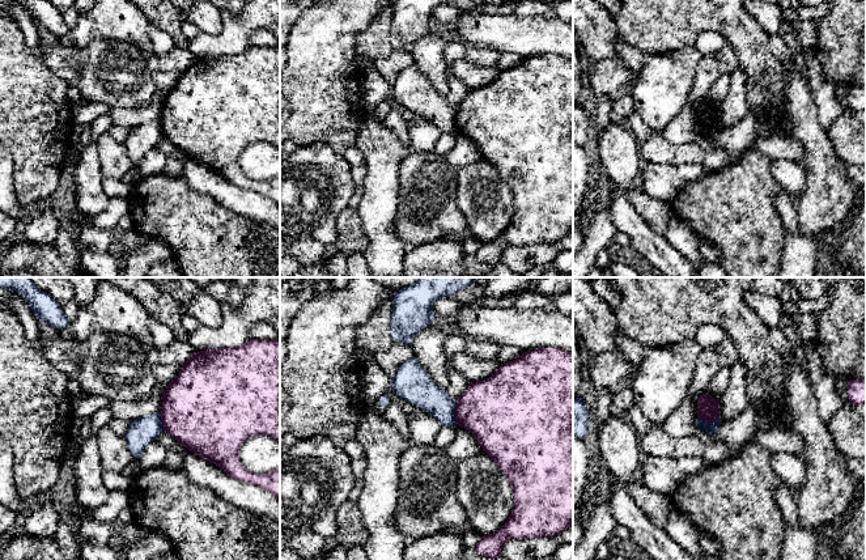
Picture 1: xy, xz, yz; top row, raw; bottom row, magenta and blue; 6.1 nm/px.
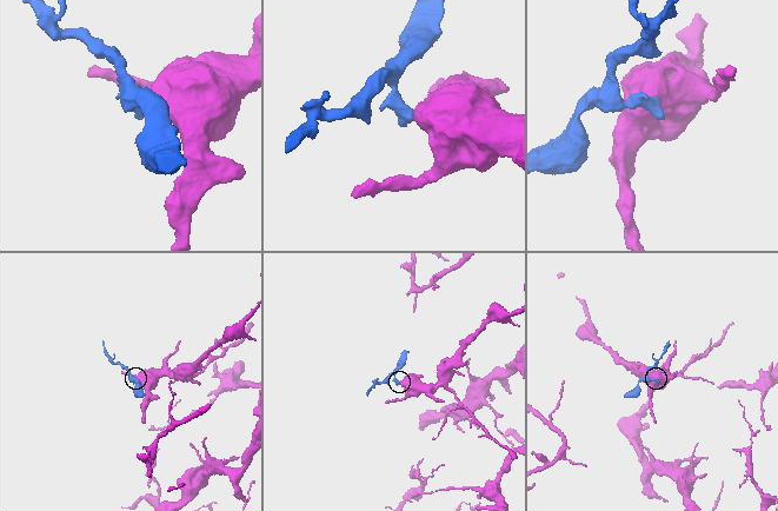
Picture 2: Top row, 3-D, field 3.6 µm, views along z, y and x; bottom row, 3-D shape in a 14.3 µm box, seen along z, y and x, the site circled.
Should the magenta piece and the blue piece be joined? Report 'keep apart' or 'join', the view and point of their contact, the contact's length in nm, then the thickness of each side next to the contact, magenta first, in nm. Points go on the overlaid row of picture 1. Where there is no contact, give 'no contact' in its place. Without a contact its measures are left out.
keep apart; meets magenta in xz at (455, 412); contact 150 nm long; 400 nm thick on the magenta side, 190 nm on the other

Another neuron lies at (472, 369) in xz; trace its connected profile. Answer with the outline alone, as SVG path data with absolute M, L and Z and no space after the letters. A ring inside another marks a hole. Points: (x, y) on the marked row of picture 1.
M457 352L447 360L447 369L462 374L470 383L489 378L501 366L497 359L479 360L466 352Z

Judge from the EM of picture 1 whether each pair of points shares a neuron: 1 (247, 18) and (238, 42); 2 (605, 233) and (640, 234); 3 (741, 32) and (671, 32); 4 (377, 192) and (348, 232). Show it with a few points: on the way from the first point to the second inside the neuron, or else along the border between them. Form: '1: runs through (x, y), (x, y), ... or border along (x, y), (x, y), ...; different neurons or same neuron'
1: runs through (242, 24), (238, 28), (238, 37); same neuron
2: border along (607, 208), (611, 223), (619, 230); different neurons
3: runs through (724, 17), (688, 17); same neuron
4: border along (356, 210), (366, 238), (366, 247); different neurons

